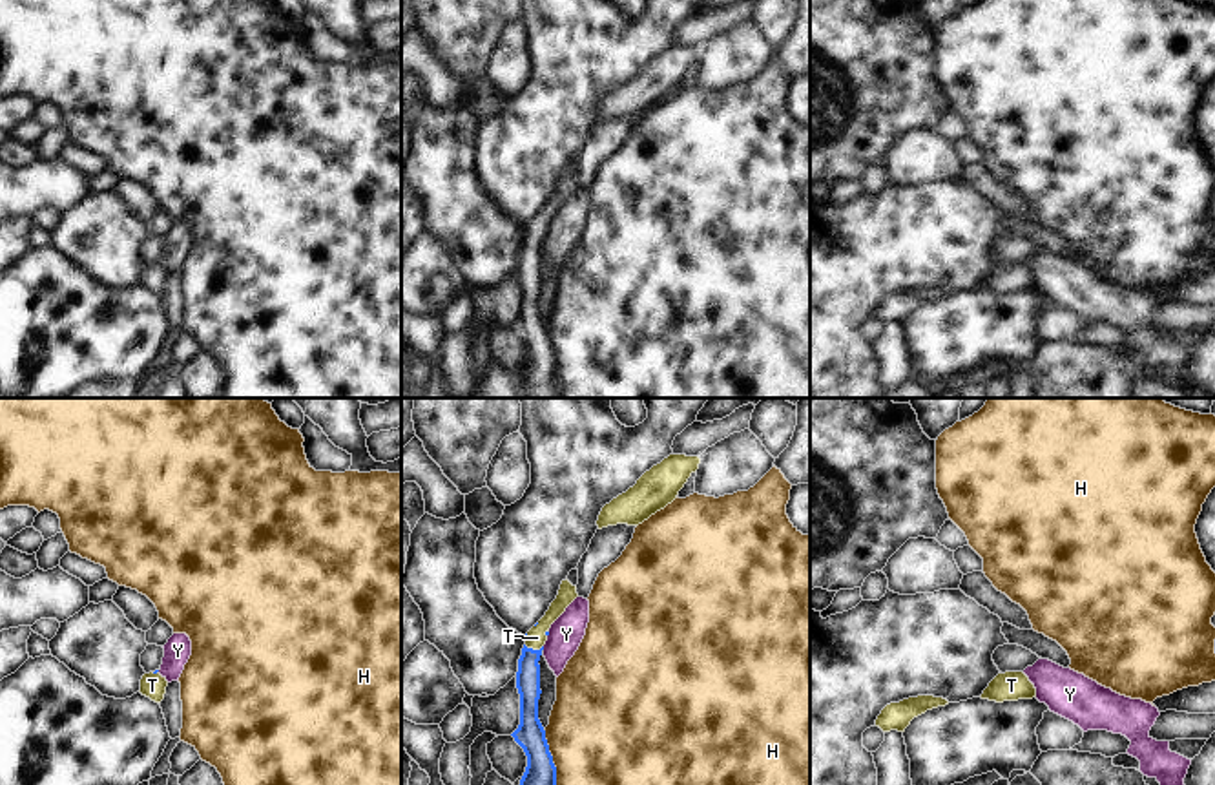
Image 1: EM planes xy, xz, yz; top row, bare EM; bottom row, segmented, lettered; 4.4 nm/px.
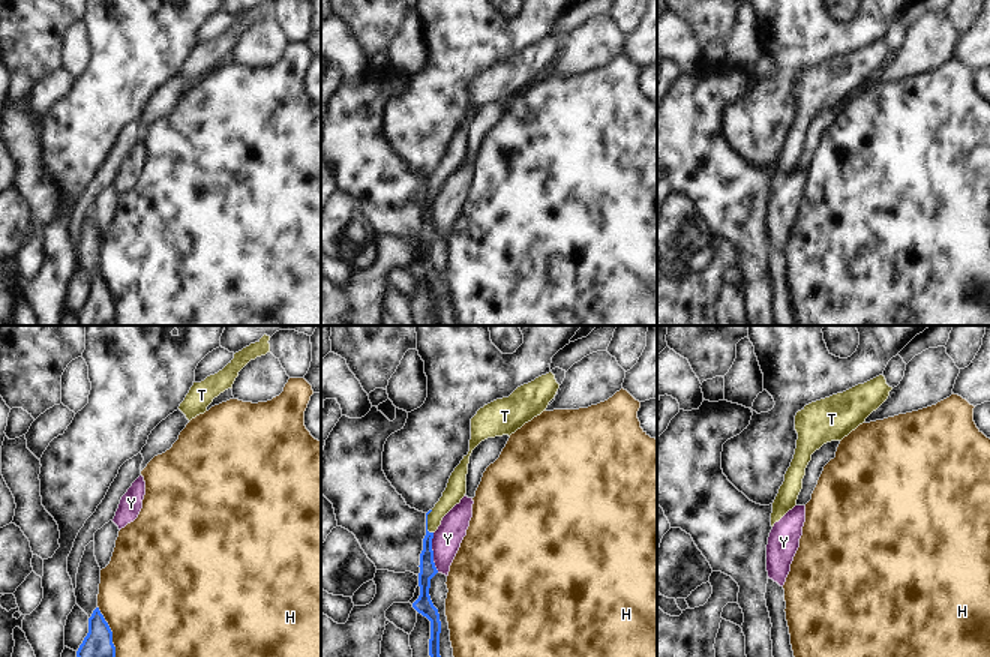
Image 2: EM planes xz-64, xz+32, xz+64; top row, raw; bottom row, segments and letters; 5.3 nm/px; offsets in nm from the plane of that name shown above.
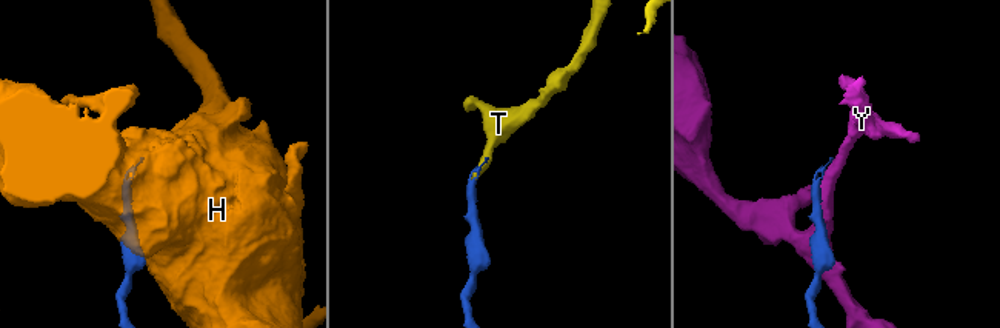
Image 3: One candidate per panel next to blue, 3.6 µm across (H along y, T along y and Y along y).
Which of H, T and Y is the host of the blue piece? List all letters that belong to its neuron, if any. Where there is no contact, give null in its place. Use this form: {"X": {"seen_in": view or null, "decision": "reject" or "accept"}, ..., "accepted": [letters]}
{"H": {"seen_in": "xz", "decision": "reject"}, "T": {"seen_in": "xz", "decision": "accept"}, "Y": {"seen_in": null, "decision": "reject"}, "accepted": ["T"]}

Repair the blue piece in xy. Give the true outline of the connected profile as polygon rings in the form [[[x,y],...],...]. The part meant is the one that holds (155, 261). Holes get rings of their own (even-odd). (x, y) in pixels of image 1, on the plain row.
[[[159,261],[144,265],[140,270],[140,285],[155,294],[161,294],[166,285],[168,272],[159,265]]]

